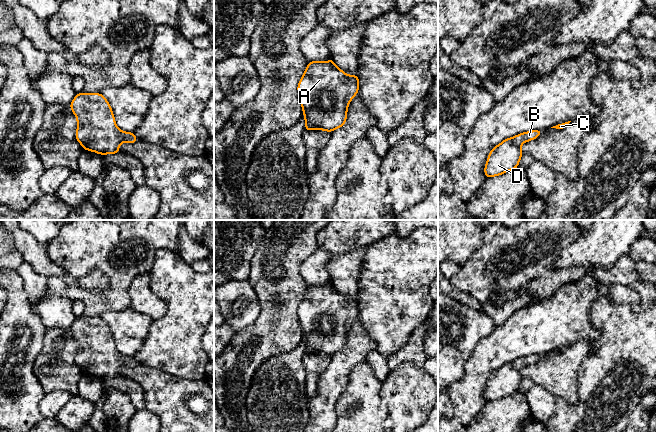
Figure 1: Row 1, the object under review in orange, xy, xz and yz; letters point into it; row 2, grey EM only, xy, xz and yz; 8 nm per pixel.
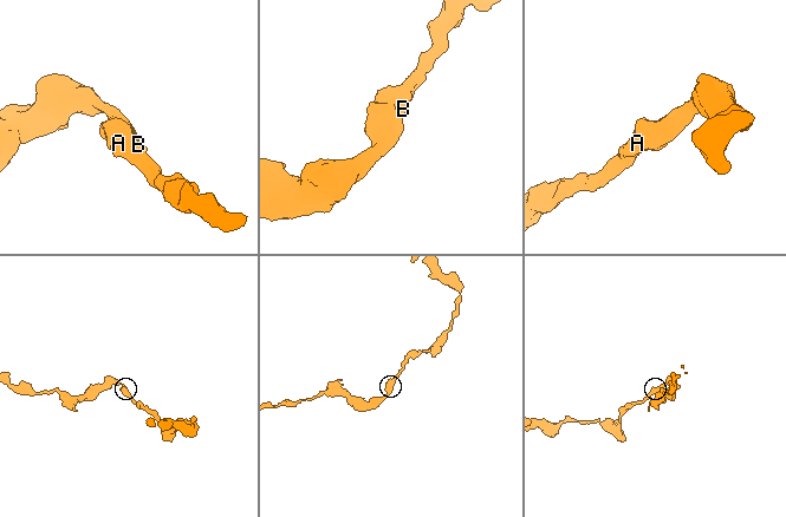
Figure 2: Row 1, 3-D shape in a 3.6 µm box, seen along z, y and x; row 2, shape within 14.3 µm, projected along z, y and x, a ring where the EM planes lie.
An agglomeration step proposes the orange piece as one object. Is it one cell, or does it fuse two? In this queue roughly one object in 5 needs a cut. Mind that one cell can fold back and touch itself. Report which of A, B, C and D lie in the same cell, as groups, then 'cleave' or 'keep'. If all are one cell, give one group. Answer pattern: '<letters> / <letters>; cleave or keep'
A B C D; keep

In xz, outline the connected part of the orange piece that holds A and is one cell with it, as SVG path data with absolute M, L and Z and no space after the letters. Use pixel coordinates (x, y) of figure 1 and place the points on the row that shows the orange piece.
M332 58L327 62L309 61L297 90L305 118L305 131L324 130L331 133L346 123L348 106L359 90L359 77L343 72Z

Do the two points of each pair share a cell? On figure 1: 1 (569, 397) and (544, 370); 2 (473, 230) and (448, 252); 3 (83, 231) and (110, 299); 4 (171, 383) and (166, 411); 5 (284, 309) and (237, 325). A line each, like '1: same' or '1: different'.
1: same
2: same
3: same
4: same
5: different

